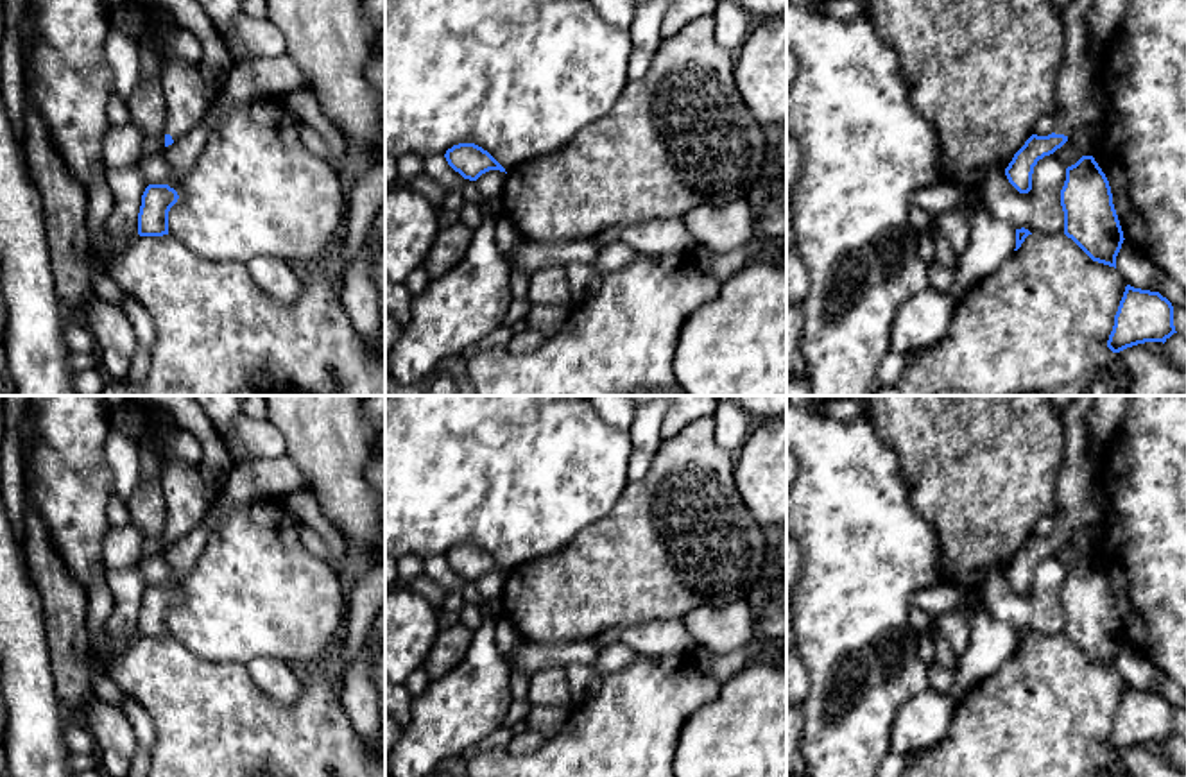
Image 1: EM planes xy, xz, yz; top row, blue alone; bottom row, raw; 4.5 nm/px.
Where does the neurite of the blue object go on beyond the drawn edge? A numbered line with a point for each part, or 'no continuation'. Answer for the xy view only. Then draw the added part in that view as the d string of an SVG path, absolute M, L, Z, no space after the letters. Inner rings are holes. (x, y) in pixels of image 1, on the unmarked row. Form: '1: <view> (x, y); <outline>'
1: xy (189, 498); M177 460L163 465L161 487L167 501L165 535L176 542L206 517L215 494L204 483L197 465Z

